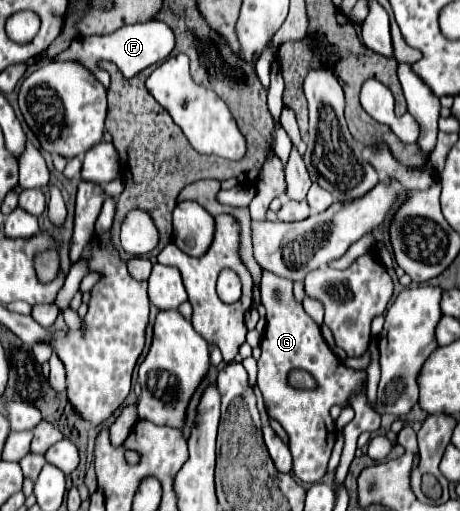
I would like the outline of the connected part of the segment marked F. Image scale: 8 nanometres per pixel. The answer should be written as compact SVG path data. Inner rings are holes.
M156 20L156 22L144 22L144 24L130 24L130 26L122 26L118 30L114 30L112 34L96 34L96 36L82 36L72 40L72 44L62 50L58 56L54 56L56 62L64 62L64 60L74 60L80 62L84 68L88 68L94 76L100 76L100 68L98 68L98 60L110 60L118 66L118 70L126 76L126 78L134 78L136 74L140 74L144 68L162 62L170 56L170 52L174 50L174 32L170 30L170 26L166 26L164 22Z

